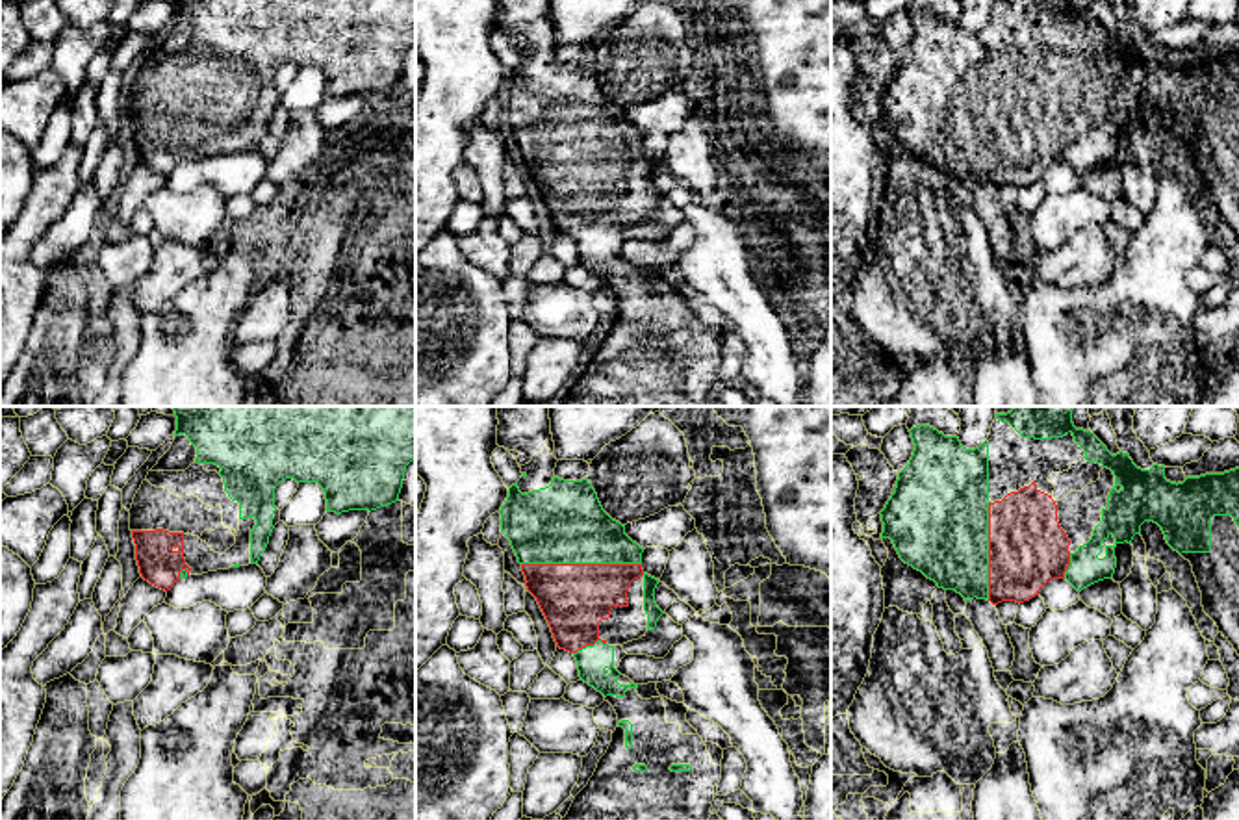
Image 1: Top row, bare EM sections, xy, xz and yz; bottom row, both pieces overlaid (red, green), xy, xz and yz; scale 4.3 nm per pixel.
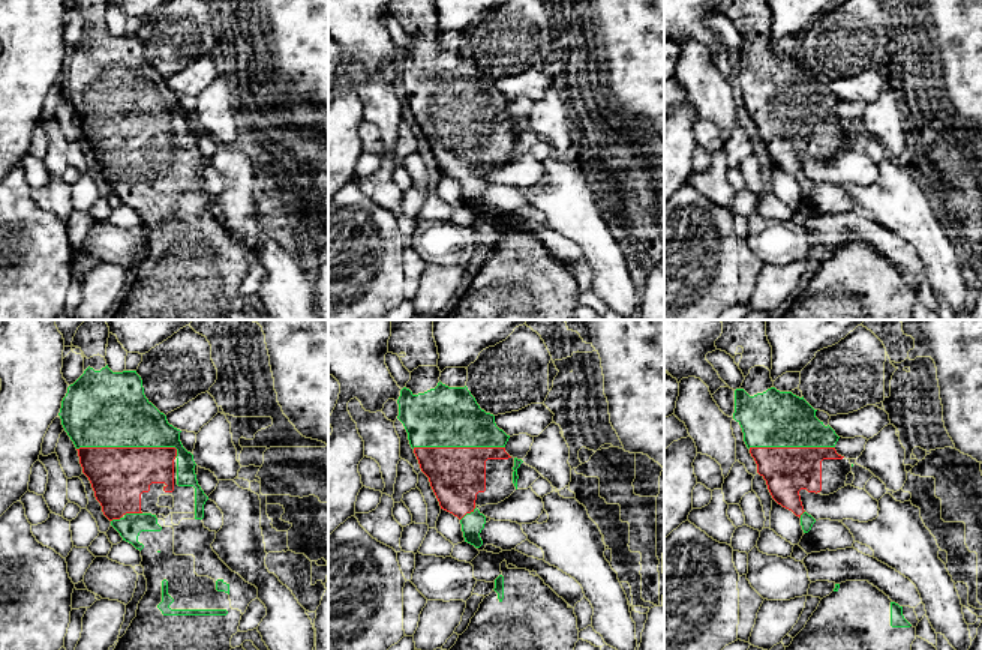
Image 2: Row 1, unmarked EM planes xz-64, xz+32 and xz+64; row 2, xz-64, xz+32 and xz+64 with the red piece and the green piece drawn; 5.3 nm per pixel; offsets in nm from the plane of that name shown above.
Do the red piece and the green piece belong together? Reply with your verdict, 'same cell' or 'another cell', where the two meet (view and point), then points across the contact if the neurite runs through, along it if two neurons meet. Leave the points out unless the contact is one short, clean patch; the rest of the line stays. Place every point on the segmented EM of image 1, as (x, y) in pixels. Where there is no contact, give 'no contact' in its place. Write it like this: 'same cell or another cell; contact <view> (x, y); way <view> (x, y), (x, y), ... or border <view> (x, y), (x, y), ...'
same cell; contact xz (581, 564)

